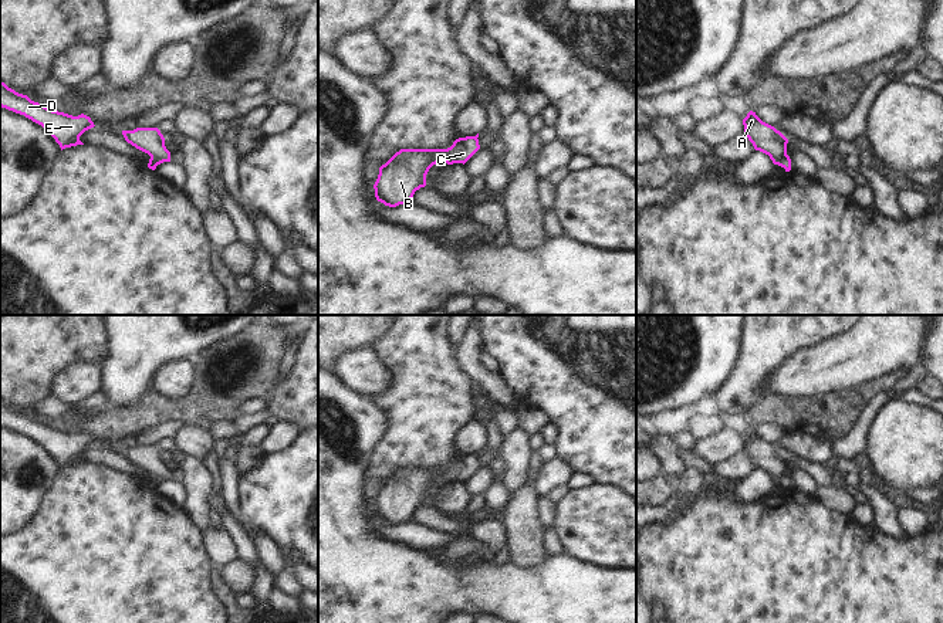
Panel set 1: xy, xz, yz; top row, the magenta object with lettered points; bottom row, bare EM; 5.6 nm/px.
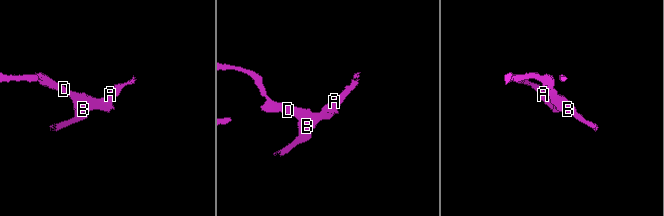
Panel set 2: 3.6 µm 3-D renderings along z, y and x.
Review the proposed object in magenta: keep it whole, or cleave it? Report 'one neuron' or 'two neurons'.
two neurons

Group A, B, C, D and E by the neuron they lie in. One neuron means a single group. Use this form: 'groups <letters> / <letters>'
groups A / B C D E

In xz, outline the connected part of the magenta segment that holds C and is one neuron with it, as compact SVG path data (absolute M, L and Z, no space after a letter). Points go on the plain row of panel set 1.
M476 454L459 456L447 467L400 467L379 485L375 515L389 525L406 522L416 508L426 504L426 492L433 483L464 483L479 467Z

